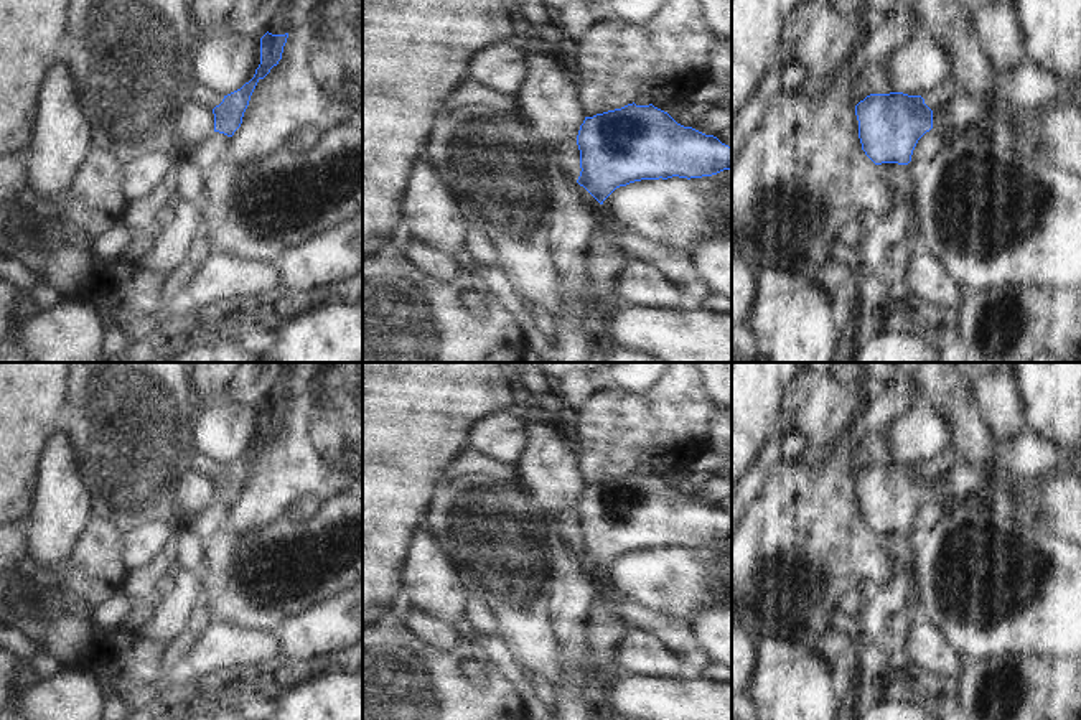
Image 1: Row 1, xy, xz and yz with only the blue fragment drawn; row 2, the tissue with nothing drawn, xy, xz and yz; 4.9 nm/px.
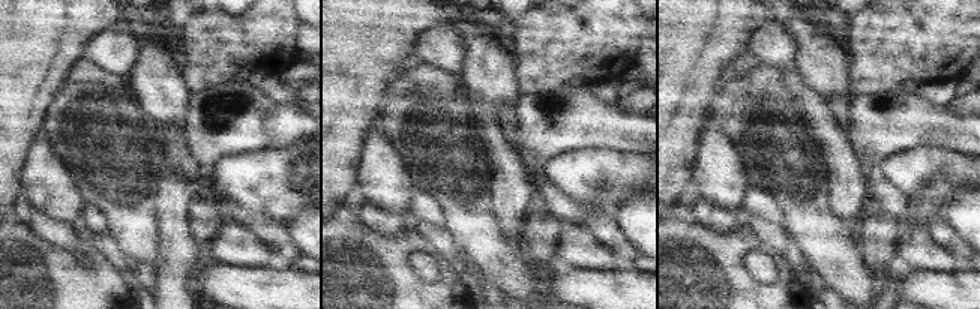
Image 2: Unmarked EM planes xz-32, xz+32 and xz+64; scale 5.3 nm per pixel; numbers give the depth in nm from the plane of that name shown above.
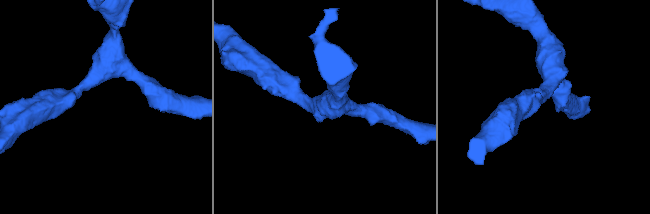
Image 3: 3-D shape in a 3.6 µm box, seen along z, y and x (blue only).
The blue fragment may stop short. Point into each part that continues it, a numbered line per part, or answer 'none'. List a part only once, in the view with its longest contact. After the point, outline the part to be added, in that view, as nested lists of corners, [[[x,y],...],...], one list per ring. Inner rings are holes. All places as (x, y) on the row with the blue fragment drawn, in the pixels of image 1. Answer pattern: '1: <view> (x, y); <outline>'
none

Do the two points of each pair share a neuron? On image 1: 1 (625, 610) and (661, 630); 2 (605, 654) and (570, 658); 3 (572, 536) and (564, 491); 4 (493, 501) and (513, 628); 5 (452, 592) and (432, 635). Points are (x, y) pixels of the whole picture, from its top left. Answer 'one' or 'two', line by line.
1: one
2: two
3: two
4: one
5: two

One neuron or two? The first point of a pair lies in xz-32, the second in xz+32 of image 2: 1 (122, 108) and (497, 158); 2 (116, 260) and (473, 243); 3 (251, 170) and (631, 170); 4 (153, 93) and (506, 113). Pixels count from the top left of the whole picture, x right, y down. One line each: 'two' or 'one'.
1: two
2: two
3: one
4: two

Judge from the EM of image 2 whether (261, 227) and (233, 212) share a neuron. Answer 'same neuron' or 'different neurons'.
same neuron

